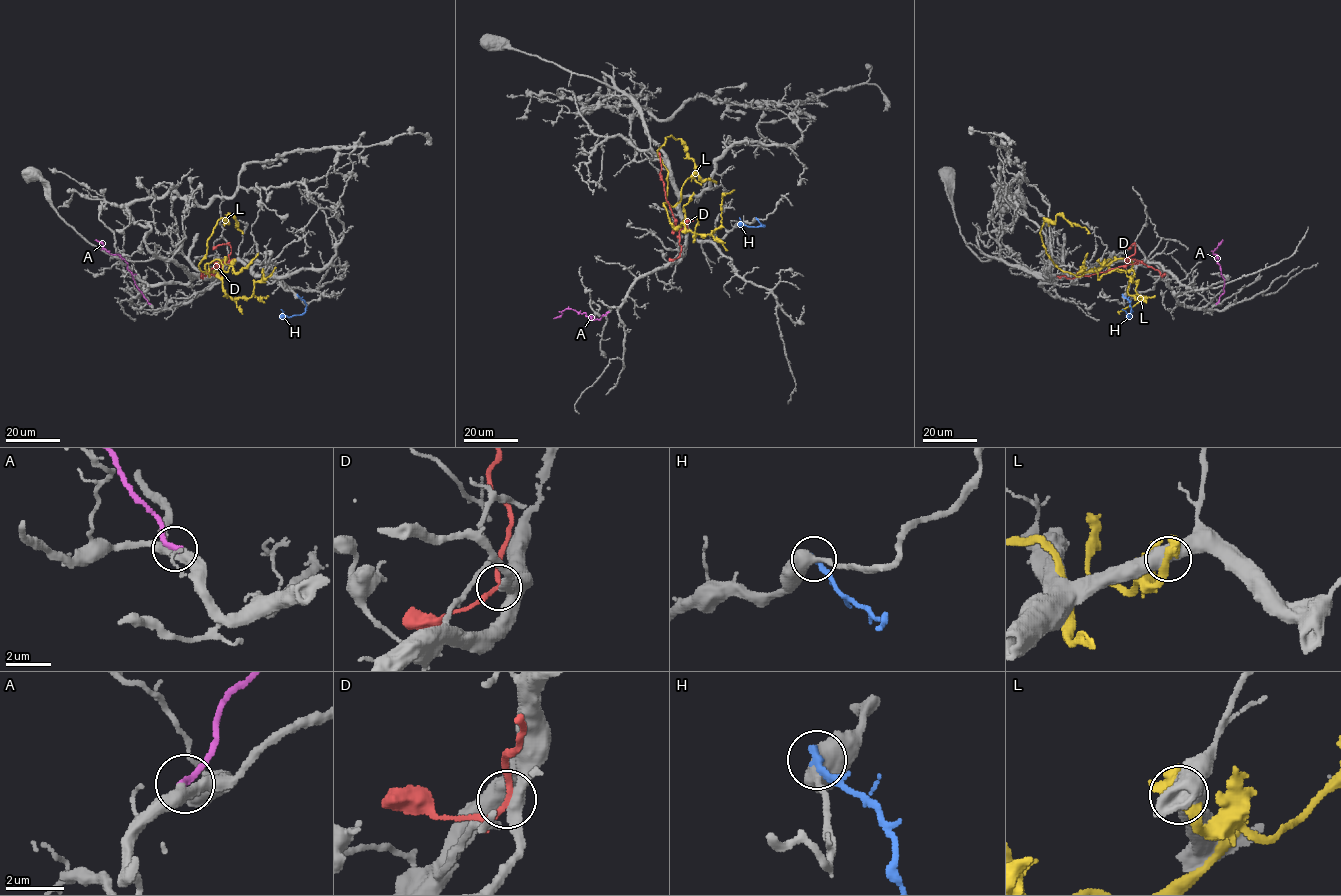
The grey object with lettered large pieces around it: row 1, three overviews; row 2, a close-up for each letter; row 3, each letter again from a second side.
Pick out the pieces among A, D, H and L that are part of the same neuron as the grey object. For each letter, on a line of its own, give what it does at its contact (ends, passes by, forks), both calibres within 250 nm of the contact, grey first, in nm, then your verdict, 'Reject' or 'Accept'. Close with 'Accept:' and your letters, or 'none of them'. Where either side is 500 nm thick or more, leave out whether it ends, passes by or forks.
A: It ends there. Thickness 400 nm (grey) against 260 nm. Accept
D: It passes by. Thickness 400 nm (grey) against 180 nm. Reject
H: Thickness 550 nm (grey) against 300 nm. Reject
L: Thickness 550 nm (grey) against 500 nm. Reject
Accept: A

